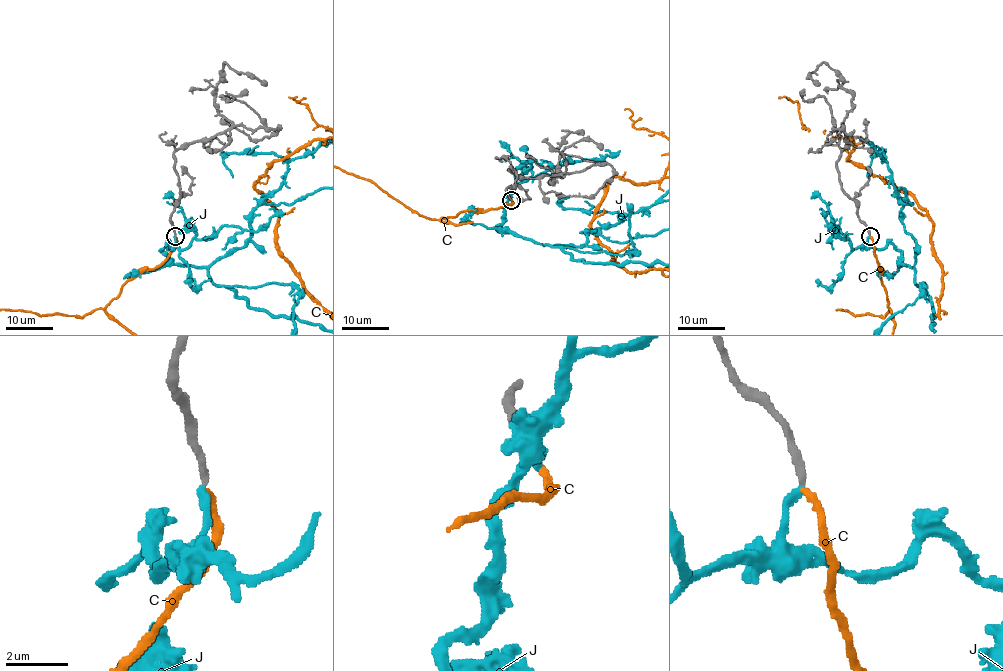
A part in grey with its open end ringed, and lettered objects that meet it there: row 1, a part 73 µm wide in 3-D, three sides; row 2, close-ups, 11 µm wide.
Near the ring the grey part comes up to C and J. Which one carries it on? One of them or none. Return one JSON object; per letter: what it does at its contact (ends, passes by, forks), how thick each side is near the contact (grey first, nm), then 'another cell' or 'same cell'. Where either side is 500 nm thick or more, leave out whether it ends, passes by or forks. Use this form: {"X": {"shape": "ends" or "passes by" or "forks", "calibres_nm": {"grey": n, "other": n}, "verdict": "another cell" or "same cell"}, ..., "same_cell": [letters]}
{"C": {"shape": "ends", "calibres_nm": {"grey": 240, "other": 200}, "verdict": "same cell"}, "J": {"shape": "ends", "calibres_nm": {"grey": 260, "other": 240}, "verdict": "another cell"}, "same_cell": ["C"]}

